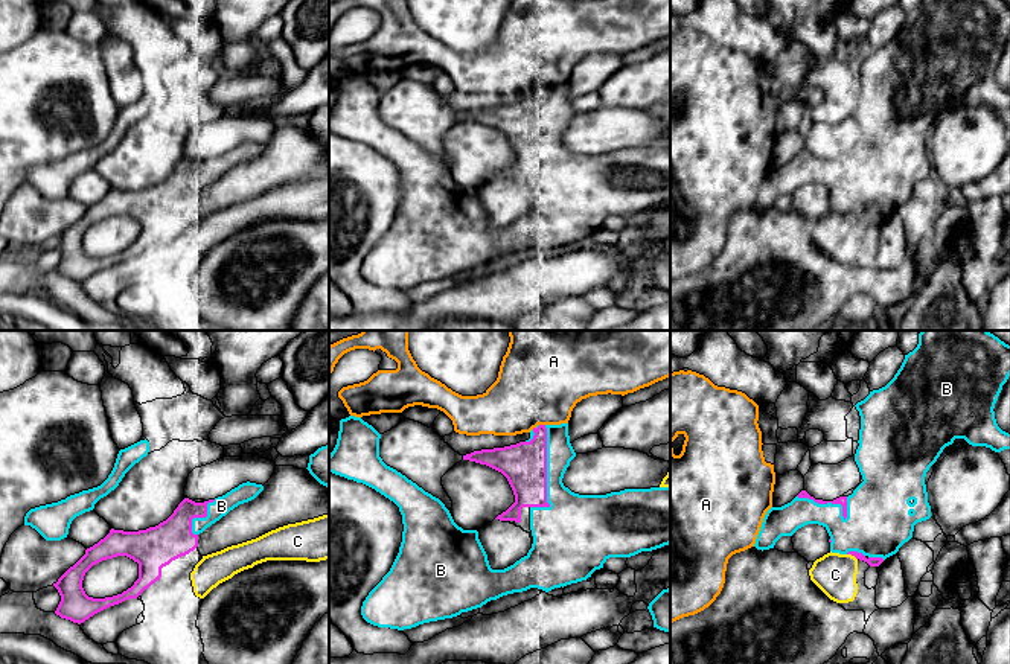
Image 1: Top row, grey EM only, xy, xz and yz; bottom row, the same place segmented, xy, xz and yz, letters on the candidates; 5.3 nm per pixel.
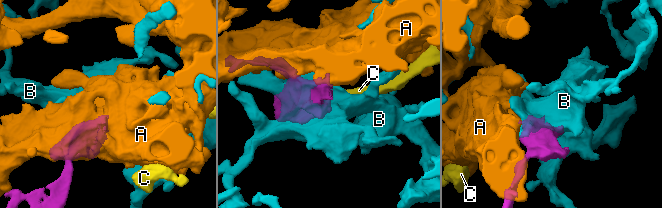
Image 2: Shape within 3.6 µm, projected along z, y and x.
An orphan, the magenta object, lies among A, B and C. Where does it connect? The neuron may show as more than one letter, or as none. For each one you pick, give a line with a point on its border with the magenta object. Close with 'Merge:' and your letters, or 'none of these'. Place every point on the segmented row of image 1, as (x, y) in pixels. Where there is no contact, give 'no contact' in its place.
B: meets magenta in xz at (546, 474)
Merge: B

